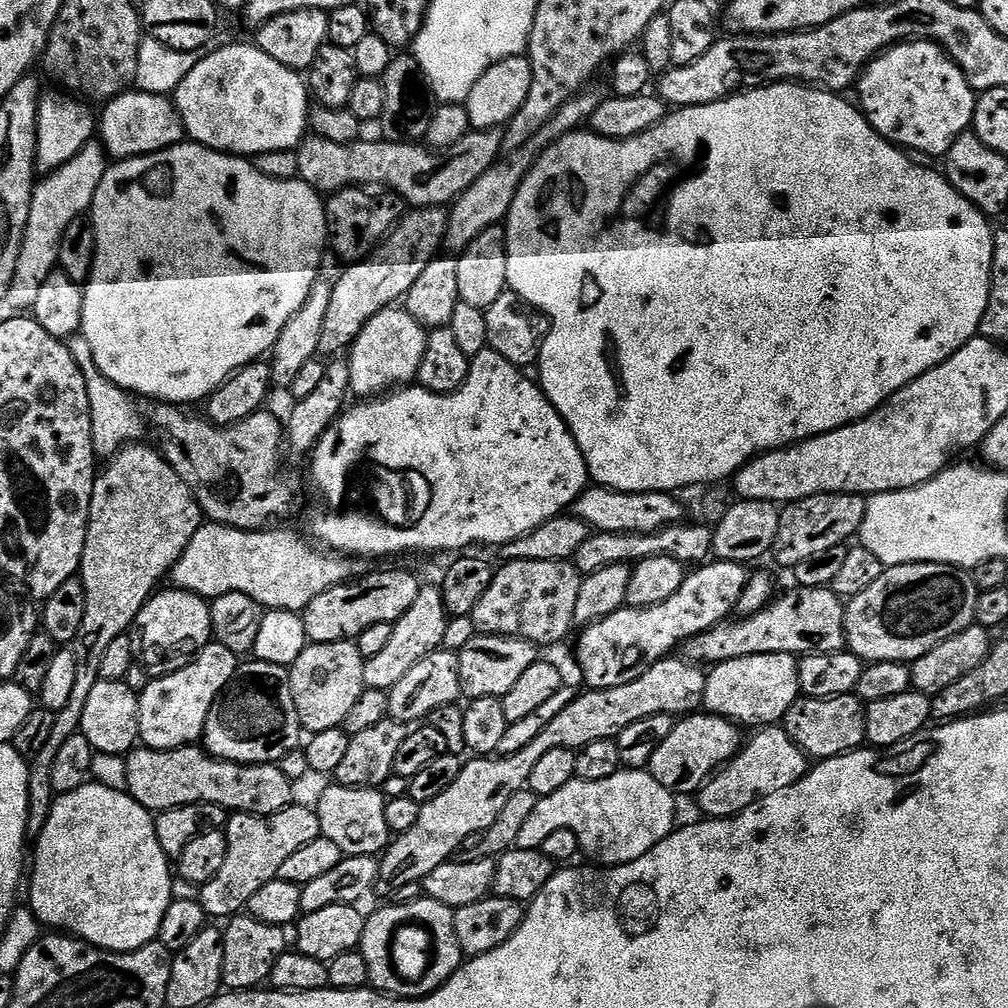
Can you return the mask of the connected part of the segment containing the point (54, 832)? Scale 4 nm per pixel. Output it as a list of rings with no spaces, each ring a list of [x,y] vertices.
[[[95,782],[57,795],[34,844],[36,857],[30,860],[32,885],[27,903],[45,929],[59,930],[105,952],[133,952],[157,939],[162,918],[166,918],[166,910],[173,902],[174,876],[168,873],[168,855],[158,846],[153,813],[133,796]]]

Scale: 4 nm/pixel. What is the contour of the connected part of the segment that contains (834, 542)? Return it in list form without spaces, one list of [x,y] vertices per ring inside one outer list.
[[[823,492],[810,498],[793,500],[781,511],[780,521],[778,522],[778,538],[774,538],[774,546],[771,555],[776,556],[776,560],[782,567],[794,570],[806,558],[814,558],[814,554],[826,554],[826,550],[847,545],[848,539],[855,537],[860,531],[862,522],[866,518],[866,506],[868,500],[863,495],[855,492]]]

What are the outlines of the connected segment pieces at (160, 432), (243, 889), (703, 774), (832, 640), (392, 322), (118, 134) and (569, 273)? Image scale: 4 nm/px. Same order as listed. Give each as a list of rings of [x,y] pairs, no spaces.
[[[156,402],[151,407],[146,420],[160,439],[160,455],[186,482],[211,523],[258,532],[267,529],[275,516],[284,520],[299,510],[299,482],[290,473],[276,469],[280,464],[276,455],[286,440],[281,417],[279,420],[269,410],[261,410],[242,422],[220,428],[203,415],[191,416],[191,411],[175,404]]]
[[[293,802],[280,812],[275,812],[269,816],[255,816],[249,812],[234,812],[228,817],[228,823],[223,829],[225,838],[228,839],[226,846],[226,858],[222,861],[222,866],[218,869],[218,874],[210,878],[210,882],[199,885],[198,899],[205,917],[224,916],[231,918],[241,915],[247,909],[250,898],[254,898],[255,892],[262,890],[266,882],[279,877],[282,866],[294,853],[302,850],[302,846],[310,846],[310,842],[317,840],[320,835],[320,823],[315,807],[299,802]]]
[[[689,714],[677,719],[674,730],[670,730],[670,738],[666,738],[666,742],[654,750],[654,758],[650,758],[646,770],[677,797],[683,798],[691,792],[692,795],[699,793],[712,773],[723,768],[740,751],[740,732],[741,725],[724,716]]]
[[[797,587],[796,592],[788,592],[785,596],[777,595],[773,599],[772,603],[768,607],[762,609],[761,612],[756,612],[752,616],[745,616],[743,618],[737,619],[737,624],[732,624],[733,622],[721,622],[716,625],[715,628],[711,628],[708,632],[703,632],[698,634],[694,639],[687,641],[683,645],[682,652],[685,657],[691,663],[697,666],[715,666],[726,662],[727,660],[733,660],[734,658],[742,658],[743,656],[753,656],[754,654],[786,654],[791,652],[793,654],[807,654],[810,652],[843,652],[846,648],[846,641],[844,639],[844,609],[846,607],[845,601],[841,597],[837,596],[835,592],[832,591],[831,587],[826,588],[801,588]]]
[[[403,307],[384,308],[374,314],[346,356],[351,395],[360,396],[356,398],[376,398],[397,386],[411,385],[419,377],[427,341],[428,332]]]
[[[127,90],[105,103],[102,110],[104,113],[99,113],[98,116],[98,140],[113,161],[129,160],[132,156],[149,156],[152,152],[161,152],[167,148],[173,148],[176,144],[185,143],[184,123],[175,103],[167,95]]]
[[[785,82],[785,83],[783,83],[783,84],[767,84],[767,85],[766,85],[766,86],[765,86],[765,88],[751,88],[751,89],[750,89],[750,90],[749,90],[749,92],[737,92],[737,93],[736,93],[736,95],[735,95],[735,96],[728,96],[728,97],[727,97],[727,98],[726,98],[726,99],[724,99],[724,100],[719,100],[719,101],[718,101],[718,102],[710,102],[710,103],[709,103],[709,104],[699,104],[699,105],[698,105],[698,106],[690,106],[690,107],[689,107],[689,108],[678,108],[678,109],[675,109],[675,110],[672,110],[672,111],[669,111],[669,112],[668,112],[668,113],[667,113],[667,115],[665,115],[665,118],[664,118],[664,120],[663,120],[663,122],[662,122],[662,123],[661,123],[661,124],[659,124],[659,125],[658,125],[658,126],[654,126],[654,127],[653,127],[653,128],[651,128],[651,129],[650,129],[650,130],[646,130],[646,131],[645,131],[645,132],[643,132],[643,133],[642,133],[642,134],[638,134],[638,135],[637,135],[637,136],[635,136],[635,137],[634,137],[634,138],[630,138],[630,139],[629,139],[629,140],[607,140],[607,139],[606,139],[606,138],[602,138],[602,137],[601,137],[601,136],[597,136],[597,135],[596,135],[596,133],[595,133],[595,132],[593,132],[593,131],[591,131],[591,130],[577,130],[577,131],[575,131],[575,132],[568,132],[568,133],[567,133],[567,134],[565,134],[565,136],[563,136],[563,137],[562,137],[562,139],[560,139],[560,140],[555,140],[555,141],[554,141],[554,142],[553,142],[553,144],[551,144],[551,146],[550,146],[550,147],[548,147],[548,148],[547,148],[547,150],[545,150],[545,151],[544,151],[544,153],[543,153],[543,154],[542,154],[542,155],[540,155],[540,156],[539,156],[539,157],[538,157],[538,158],[537,158],[537,159],[536,159],[536,164],[535,164],[535,165],[533,165],[533,167],[532,167],[532,169],[530,169],[530,170],[529,170],[529,171],[528,171],[528,173],[526,173],[526,175],[524,175],[524,181],[523,181],[523,182],[522,182],[522,183],[521,183],[521,184],[520,184],[520,188],[519,188],[519,189],[518,189],[518,190],[517,190],[517,191],[516,191],[516,197],[515,197],[515,198],[514,198],[514,202],[513,202],[513,203],[512,203],[512,205],[511,205],[511,206],[510,206],[510,210],[509,210],[509,211],[508,211],[508,215],[507,215],[507,217],[506,217],[506,239],[507,239],[507,241],[508,241],[508,257],[507,257],[507,258],[506,258],[506,278],[507,278],[507,279],[508,279],[508,288],[509,288],[509,289],[511,289],[511,291],[513,291],[513,292],[517,292],[517,293],[518,293],[518,294],[519,294],[519,296],[521,296],[521,298],[523,298],[523,299],[524,299],[524,301],[526,301],[526,302],[527,302],[527,303],[528,303],[528,304],[531,304],[531,305],[532,305],[532,307],[534,307],[534,308],[537,308],[537,310],[538,310],[538,311],[539,311],[539,312],[542,312],[542,313],[544,313],[544,315],[545,315],[545,316],[547,316],[547,318],[548,318],[548,335],[547,335],[547,336],[545,336],[545,337],[544,337],[544,344],[543,344],[543,345],[542,345],[542,346],[541,346],[541,348],[540,348],[540,359],[539,359],[539,361],[538,361],[538,369],[539,369],[539,368],[540,368],[540,376],[539,376],[539,375],[538,375],[538,383],[539,383],[539,385],[540,385],[540,387],[541,387],[541,388],[543,388],[543,390],[544,390],[544,393],[546,393],[546,395],[548,395],[548,400],[549,400],[549,402],[551,402],[551,404],[552,404],[552,405],[554,405],[554,407],[556,407],[556,413],[557,413],[557,414],[559,414],[559,416],[560,416],[560,417],[562,417],[562,419],[564,419],[564,420],[565,420],[565,421],[566,421],[566,422],[567,422],[567,424],[568,424],[568,429],[569,429],[569,430],[570,430],[570,431],[572,431],[572,437],[573,437],[573,438],[574,438],[574,439],[575,439],[575,440],[576,440],[576,441],[577,441],[577,442],[578,442],[578,446],[579,446],[579,447],[580,447],[580,449],[581,449],[581,450],[582,450],[582,454],[583,454],[583,455],[584,455],[584,461],[585,461],[585,462],[586,462],[586,463],[587,463],[587,464],[588,464],[588,475],[589,475],[589,477],[591,477],[591,479],[592,479],[592,480],[593,480],[593,481],[595,481],[595,483],[596,483],[596,484],[597,484],[597,485],[600,485],[600,486],[603,486],[603,487],[606,487],[606,488],[615,488],[615,489],[616,489],[616,491],[618,491],[618,492],[666,492],[666,493],[669,493],[669,494],[676,494],[676,493],[679,493],[679,491],[678,491],[678,490],[679,490],[679,488],[688,488],[688,487],[690,487],[690,486],[691,486],[691,484],[702,484],[702,485],[701,485],[701,486],[713,486],[713,485],[719,485],[719,484],[720,484],[720,483],[721,483],[721,482],[724,482],[724,481],[727,481],[727,480],[728,480],[728,479],[729,479],[729,478],[732,478],[732,477],[735,477],[735,475],[736,475],[736,473],[737,473],[737,472],[739,472],[739,471],[740,471],[740,469],[741,469],[741,468],[743,468],[743,467],[744,467],[744,465],[745,465],[745,464],[747,464],[747,463],[748,463],[748,461],[749,461],[749,460],[754,460],[754,459],[756,459],[756,457],[758,457],[758,456],[762,456],[762,455],[764,455],[764,453],[766,453],[766,452],[777,452],[777,450],[778,450],[778,449],[779,449],[779,448],[791,448],[791,447],[792,447],[792,445],[794,445],[794,444],[801,444],[801,443],[802,443],[802,442],[803,442],[803,440],[808,440],[808,439],[809,439],[809,438],[810,438],[810,437],[811,437],[811,436],[821,436],[821,435],[822,435],[822,434],[826,434],[826,433],[827,433],[827,432],[833,432],[833,431],[834,431],[834,430],[838,430],[838,429],[839,429],[839,428],[841,428],[841,427],[842,427],[842,426],[846,426],[846,425],[847,425],[847,424],[853,424],[853,423],[854,423],[854,422],[858,422],[858,421],[859,421],[859,420],[865,420],[865,419],[866,419],[866,418],[867,418],[867,416],[869,416],[869,414],[871,414],[871,412],[877,412],[877,410],[878,410],[878,409],[880,409],[880,408],[882,408],[882,407],[883,407],[883,406],[884,406],[884,401],[885,401],[885,400],[889,400],[889,399],[890,399],[890,397],[892,397],[892,395],[894,395],[894,393],[895,393],[895,392],[897,392],[897,391],[898,391],[898,390],[902,390],[902,389],[903,389],[903,388],[905,388],[905,386],[906,386],[906,385],[908,385],[908,384],[909,384],[909,383],[910,383],[910,382],[914,382],[914,381],[915,381],[915,380],[917,380],[917,378],[918,378],[918,377],[920,377],[920,376],[921,376],[921,375],[922,375],[922,374],[926,374],[926,373],[927,373],[927,372],[928,372],[928,371],[930,371],[930,369],[931,369],[931,368],[936,368],[936,367],[937,367],[937,366],[939,366],[939,364],[941,364],[941,363],[942,363],[942,362],[946,362],[946,361],[947,361],[947,360],[948,360],[948,359],[950,359],[950,358],[951,358],[951,357],[952,357],[952,356],[953,356],[953,355],[954,355],[954,353],[955,353],[955,352],[956,352],[956,351],[957,351],[957,350],[959,350],[959,349],[960,349],[960,348],[961,348],[961,347],[962,347],[962,346],[966,346],[966,342],[970,342],[970,341],[971,341],[971,340],[975,340],[975,339],[977,339],[977,336],[978,336],[978,333],[979,333],[979,331],[980,331],[980,323],[981,323],[981,322],[982,322],[982,318],[983,318],[983,317],[984,317],[984,315],[985,315],[985,314],[986,314],[986,310],[987,310],[987,309],[988,309],[988,303],[989,303],[989,302],[990,302],[990,290],[991,290],[991,289],[992,289],[992,263],[993,263],[993,262],[994,262],[994,250],[995,250],[995,249],[996,249],[996,237],[995,237],[995,235],[994,235],[994,228],[991,228],[991,226],[990,226],[990,225],[988,225],[988,224],[991,224],[991,223],[990,223],[990,220],[989,220],[989,217],[987,217],[987,216],[985,216],[985,215],[984,215],[984,213],[983,213],[983,212],[981,212],[981,211],[980,211],[980,209],[979,209],[979,208],[976,208],[976,207],[974,207],[974,205],[972,205],[972,204],[971,204],[971,202],[970,202],[970,201],[968,201],[968,200],[967,200],[967,199],[966,199],[966,197],[965,197],[965,196],[964,196],[964,195],[962,195],[962,194],[961,194],[961,192],[958,192],[958,191],[956,191],[956,189],[955,189],[955,188],[953,188],[953,187],[952,187],[952,184],[951,184],[951,182],[950,182],[950,181],[948,181],[948,180],[947,180],[947,178],[945,178],[945,177],[944,177],[944,176],[943,176],[943,175],[941,175],[941,173],[940,173],[940,172],[939,172],[939,171],[932,171],[932,170],[930,170],[930,169],[923,169],[923,168],[921,168],[921,167],[919,167],[919,166],[914,166],[914,165],[913,165],[913,163],[911,163],[911,162],[910,162],[910,161],[909,161],[909,159],[908,159],[908,157],[906,157],[906,155],[905,155],[905,153],[904,153],[904,152],[903,152],[903,151],[901,151],[901,149],[900,149],[900,148],[899,148],[899,147],[897,147],[897,145],[895,145],[895,144],[893,144],[893,143],[892,143],[892,141],[891,141],[891,140],[885,140],[885,139],[884,139],[884,137],[883,137],[883,136],[879,136],[879,134],[877,134],[877,133],[876,133],[876,132],[875,132],[875,131],[874,131],[874,130],[873,130],[873,128],[872,128],[872,126],[871,126],[871,124],[869,124],[869,123],[868,123],[868,119],[866,119],[866,117],[864,117],[864,113],[863,113],[863,112],[861,112],[861,111],[860,111],[860,109],[859,109],[859,107],[857,107],[857,106],[854,106],[854,105],[848,105],[848,104],[847,104],[847,103],[846,103],[846,102],[844,102],[844,101],[843,101],[843,98],[842,98],[842,96],[841,96],[841,95],[840,95],[840,94],[837,94],[837,93],[834,93],[834,92],[825,92],[825,91],[824,91],[824,89],[823,89],[823,88],[814,88],[814,87],[811,87],[811,86],[809,86],[809,85],[807,85],[807,84],[798,84],[798,83],[795,83],[795,82]]]

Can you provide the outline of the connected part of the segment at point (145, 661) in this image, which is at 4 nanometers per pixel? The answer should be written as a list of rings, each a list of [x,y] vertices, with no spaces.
[[[172,586],[169,589],[169,592],[157,591],[145,602],[130,629],[136,660],[153,677],[177,672],[213,639],[209,601],[182,588]]]

